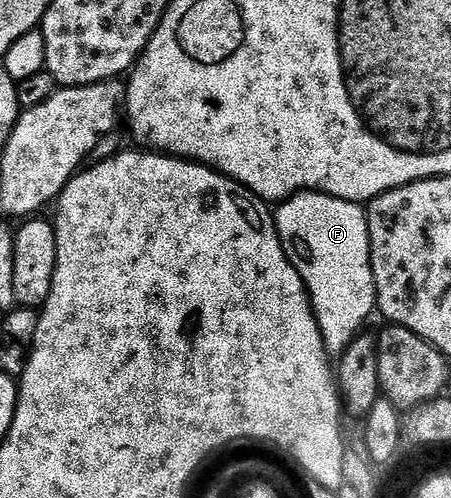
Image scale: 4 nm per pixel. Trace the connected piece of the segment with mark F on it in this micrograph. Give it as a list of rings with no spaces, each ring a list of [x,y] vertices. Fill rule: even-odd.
[[[319,190],[299,191],[277,208],[276,222],[284,253],[310,294],[326,351],[331,357],[340,357],[367,326],[366,318],[375,314],[378,301],[363,204],[323,195]]]

